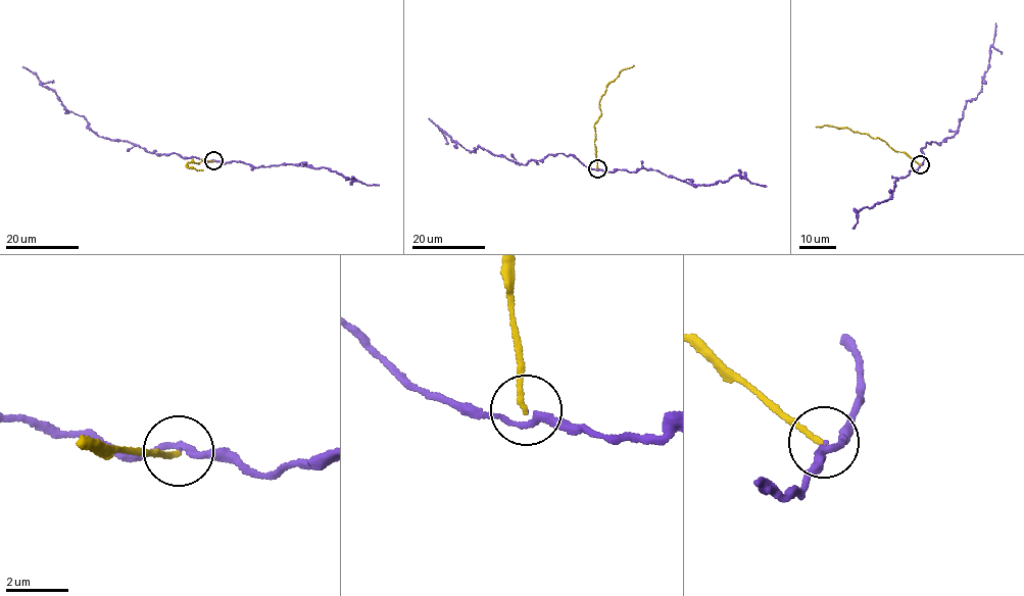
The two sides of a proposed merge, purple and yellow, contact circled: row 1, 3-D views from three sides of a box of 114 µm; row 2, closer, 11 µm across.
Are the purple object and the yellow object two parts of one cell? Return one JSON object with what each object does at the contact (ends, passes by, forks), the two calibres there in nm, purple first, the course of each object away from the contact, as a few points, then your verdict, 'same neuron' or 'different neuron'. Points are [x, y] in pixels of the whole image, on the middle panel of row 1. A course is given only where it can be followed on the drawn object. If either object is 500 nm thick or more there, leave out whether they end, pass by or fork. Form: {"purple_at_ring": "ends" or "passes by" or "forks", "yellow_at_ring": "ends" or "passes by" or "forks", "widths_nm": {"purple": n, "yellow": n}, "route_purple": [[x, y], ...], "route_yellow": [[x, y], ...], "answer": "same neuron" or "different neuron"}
{"purple_at_ring": "passes by", "yellow_at_ring": "ends", "widths_nm": {"purple": 180, "yellow": 160}, "route_purple": [[597, 168], [559, 153], [524, 164], [479, 147], [474, 152], [466, 150], [428, 118]], "route_yellow": [[597, 168], [593, 126], [600, 114], [599, 101], [606, 85], [622, 69], [634, 65]], "answer": "different neuron"}

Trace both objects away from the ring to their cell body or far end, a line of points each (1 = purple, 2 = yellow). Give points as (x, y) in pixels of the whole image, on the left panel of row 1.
1: (213, 160), (172, 153), (158, 155), (123, 140), (98, 136), (84, 116), (68, 111), (54, 91), (21, 67)
2: (213, 160), (202, 160), (198, 164), (192, 160), (186, 164), (189, 168), (203, 169)

